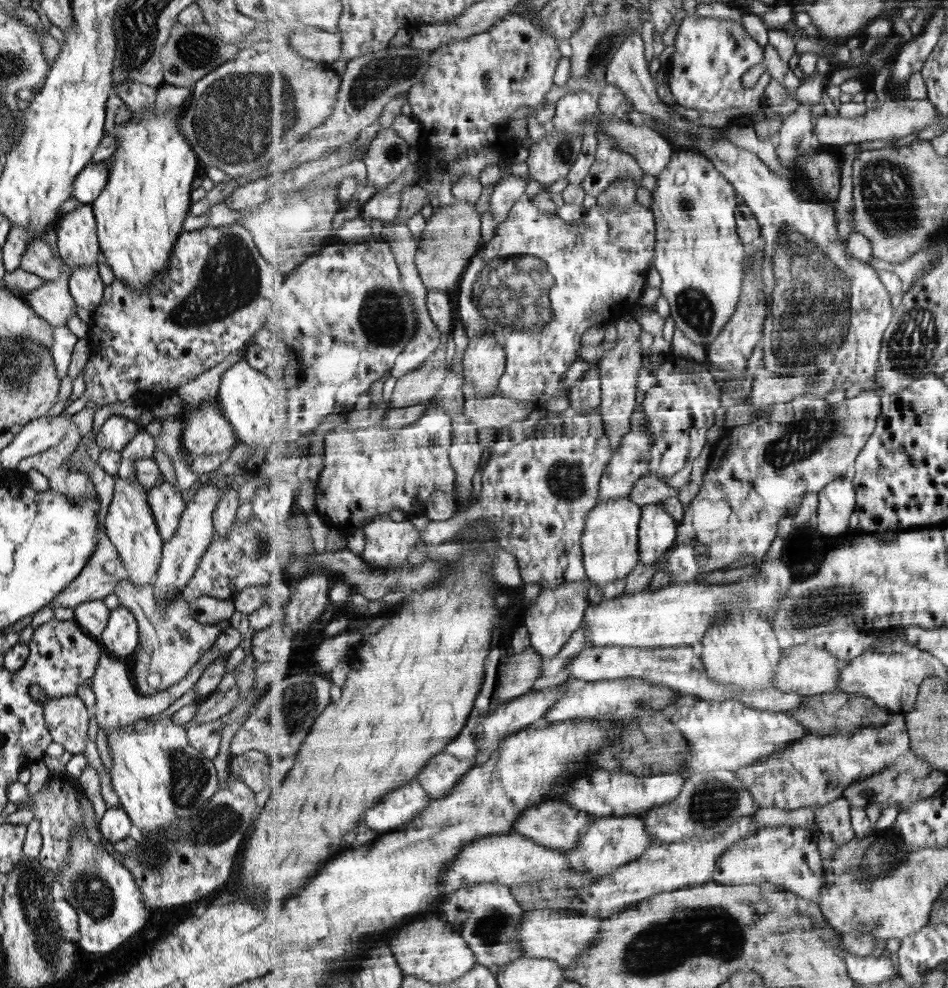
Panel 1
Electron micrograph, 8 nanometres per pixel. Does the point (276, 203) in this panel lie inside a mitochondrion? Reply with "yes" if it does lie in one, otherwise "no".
no

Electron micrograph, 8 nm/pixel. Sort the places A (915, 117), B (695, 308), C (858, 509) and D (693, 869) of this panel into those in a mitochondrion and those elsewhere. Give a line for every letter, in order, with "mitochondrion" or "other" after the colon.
A: other
B: mitochondrion
C: other
D: other

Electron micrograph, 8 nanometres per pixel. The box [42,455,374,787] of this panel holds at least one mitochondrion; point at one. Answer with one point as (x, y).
(291, 708)

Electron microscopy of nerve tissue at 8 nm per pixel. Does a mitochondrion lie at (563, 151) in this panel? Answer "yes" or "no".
yes

